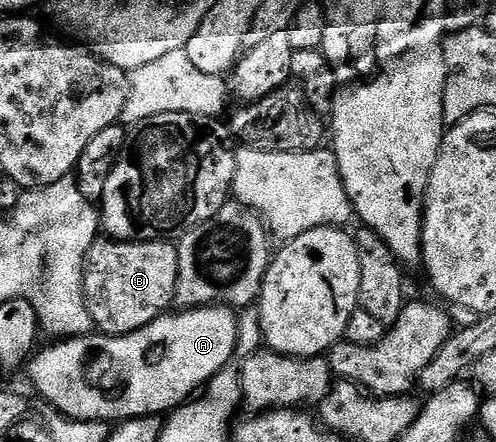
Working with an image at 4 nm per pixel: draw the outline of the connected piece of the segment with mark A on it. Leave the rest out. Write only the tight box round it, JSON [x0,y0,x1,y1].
[26,306,239,422]

